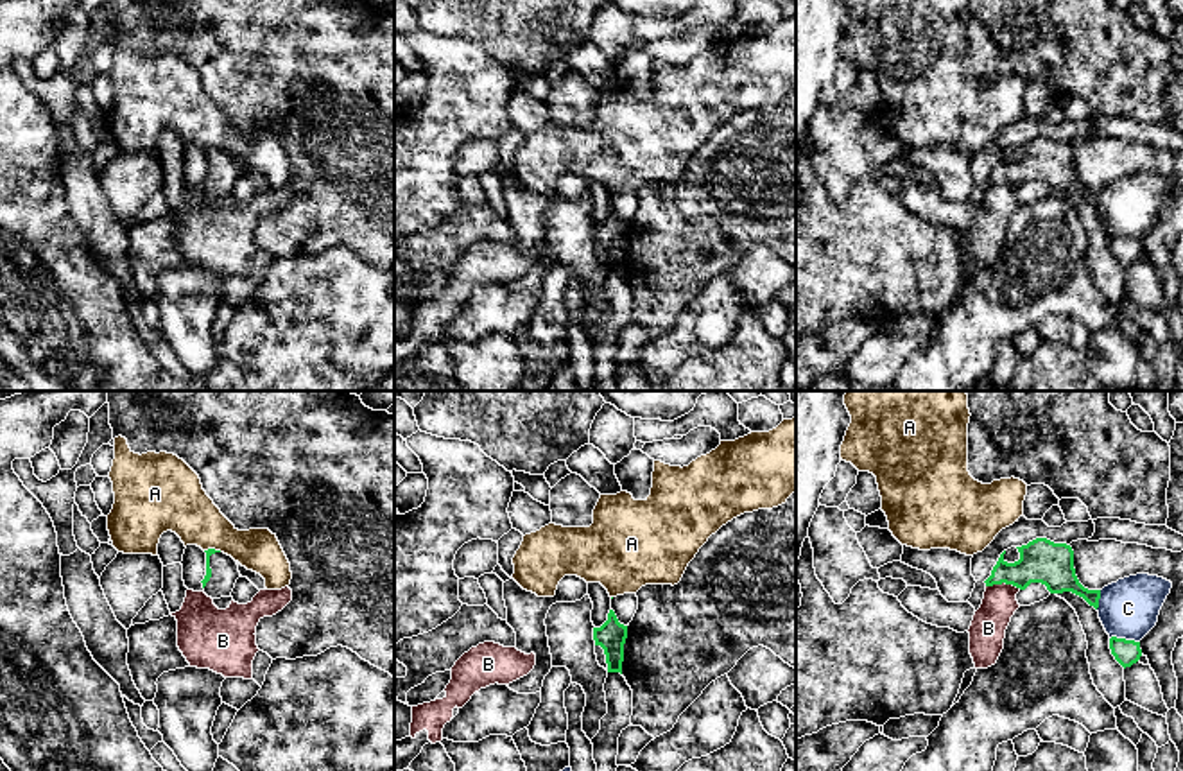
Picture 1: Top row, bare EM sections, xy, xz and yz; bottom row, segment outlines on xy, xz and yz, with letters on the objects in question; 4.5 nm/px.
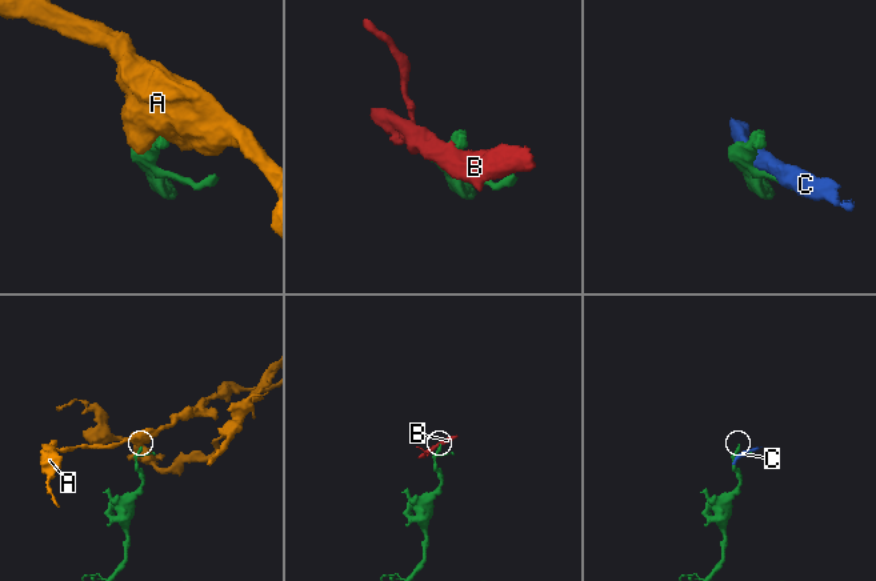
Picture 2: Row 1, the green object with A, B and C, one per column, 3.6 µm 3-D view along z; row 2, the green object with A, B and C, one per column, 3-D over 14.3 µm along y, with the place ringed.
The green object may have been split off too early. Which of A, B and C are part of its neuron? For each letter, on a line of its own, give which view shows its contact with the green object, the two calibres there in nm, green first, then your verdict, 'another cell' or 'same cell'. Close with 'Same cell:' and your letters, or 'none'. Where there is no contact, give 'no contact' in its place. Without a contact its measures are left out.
A: xy | 30/240 nm | another cell
B: yz | 190/160 nm | another cell
C: yz | 110/260 nm | another cell
Same cell: none

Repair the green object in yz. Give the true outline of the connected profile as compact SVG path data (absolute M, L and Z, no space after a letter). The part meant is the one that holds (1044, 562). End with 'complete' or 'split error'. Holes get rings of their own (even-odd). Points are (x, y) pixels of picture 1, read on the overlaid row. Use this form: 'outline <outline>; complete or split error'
outline M1036 538L1016 549L1020 559L1007 563L1004 559L1004 550L993 567L991 576L984 581L986 586L1006 583L1025 590L1031 583L1041 583L1050 593L1072 592L1095 610L1099 608L1101 590L1088 590L1079 583L1070 545Z; complete

